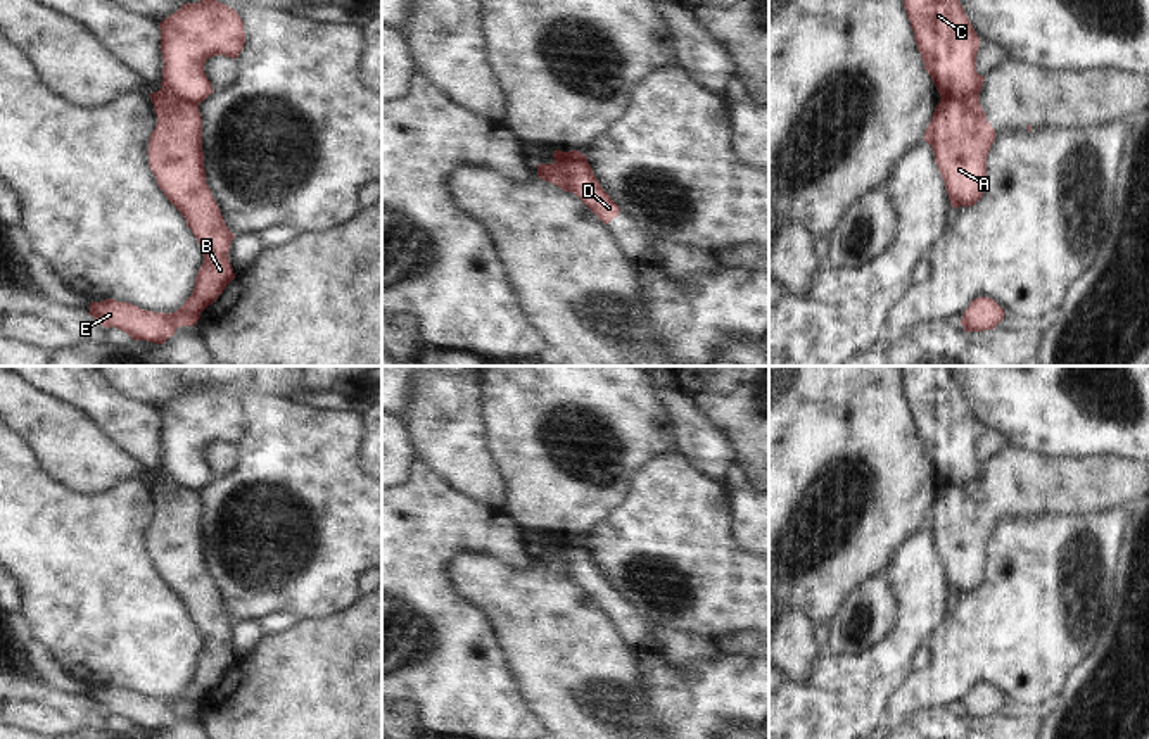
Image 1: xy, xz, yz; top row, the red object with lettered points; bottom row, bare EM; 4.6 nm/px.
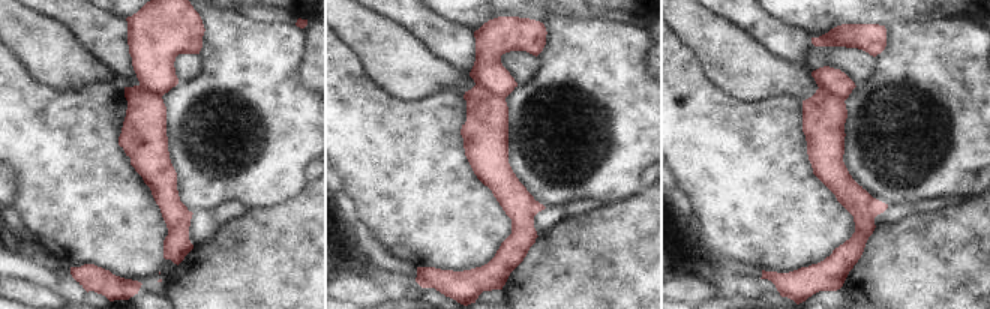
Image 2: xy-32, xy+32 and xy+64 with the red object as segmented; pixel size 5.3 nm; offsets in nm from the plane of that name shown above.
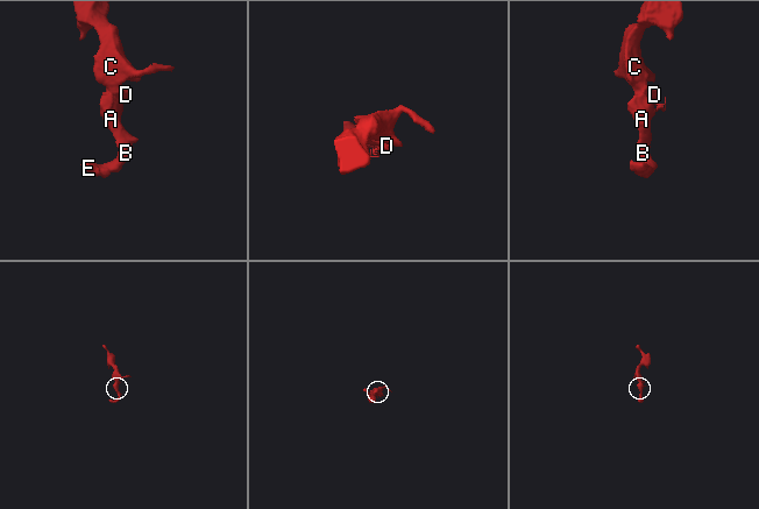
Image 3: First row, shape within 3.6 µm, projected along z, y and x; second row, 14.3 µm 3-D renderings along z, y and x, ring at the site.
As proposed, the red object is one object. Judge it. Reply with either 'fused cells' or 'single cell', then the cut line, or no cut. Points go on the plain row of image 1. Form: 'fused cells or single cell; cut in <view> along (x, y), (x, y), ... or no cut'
fused cells; cut in xz along (562, 539), (560, 560), (571, 577)

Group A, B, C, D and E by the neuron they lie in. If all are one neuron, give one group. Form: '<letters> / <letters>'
A B E / C D

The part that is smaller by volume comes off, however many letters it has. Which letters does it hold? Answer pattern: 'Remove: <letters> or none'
Remove: A, B, E

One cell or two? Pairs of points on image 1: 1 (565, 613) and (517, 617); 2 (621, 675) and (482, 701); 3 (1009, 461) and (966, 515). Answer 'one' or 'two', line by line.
1: one
2: two
3: one

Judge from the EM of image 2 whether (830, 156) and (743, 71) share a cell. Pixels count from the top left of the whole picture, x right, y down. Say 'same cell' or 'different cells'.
same cell

